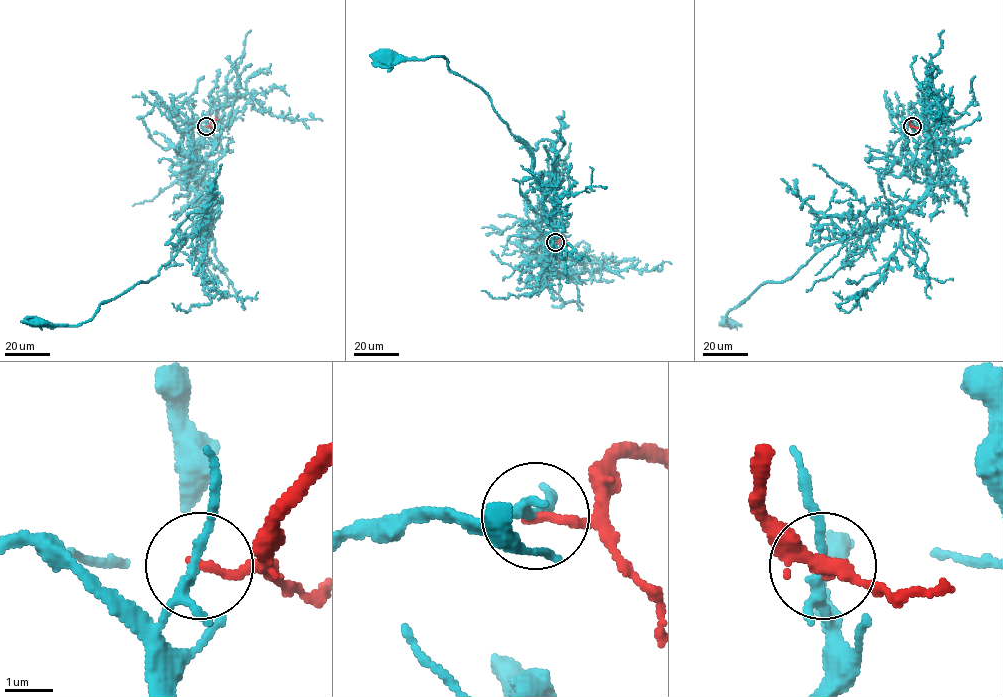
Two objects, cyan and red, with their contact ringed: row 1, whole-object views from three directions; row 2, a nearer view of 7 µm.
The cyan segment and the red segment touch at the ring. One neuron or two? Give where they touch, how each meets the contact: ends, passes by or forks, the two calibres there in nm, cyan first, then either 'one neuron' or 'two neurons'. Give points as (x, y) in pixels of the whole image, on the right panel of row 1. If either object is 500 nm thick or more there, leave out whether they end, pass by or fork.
(912, 126) | cyan forks | red ends | 170/190 nm | two neurons

